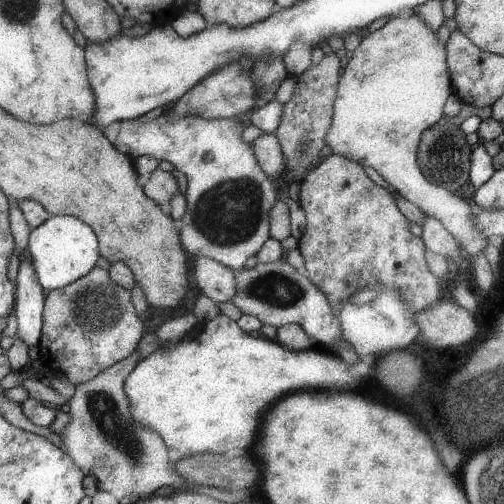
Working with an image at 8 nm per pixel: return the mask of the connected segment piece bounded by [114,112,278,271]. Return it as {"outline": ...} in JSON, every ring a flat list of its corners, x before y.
{"outline":[[165,112,152,122,142,124,136,119,121,121,120,132,114,144,128,146,130,155,134,158,142,154,150,154,159,161,168,160,186,176,186,212,182,216,183,227,180,238,184,248,197,257,210,258,235,271,242,269,246,260,256,254,263,244,271,238,271,210,278,200,276,186,268,178,267,173,259,164,255,149,248,142,242,140,242,132,246,124,238,122,235,117,221,119,200,118,199,116,186,116,186,118,172,118]]}

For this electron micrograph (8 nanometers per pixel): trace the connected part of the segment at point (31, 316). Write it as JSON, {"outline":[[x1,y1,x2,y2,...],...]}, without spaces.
{"outline":[[28,248,17,252,20,262,16,276,16,308,13,314,18,320,15,336,22,338,26,346,38,346,42,338,43,308,47,300,46,290,39,282,35,261]]}

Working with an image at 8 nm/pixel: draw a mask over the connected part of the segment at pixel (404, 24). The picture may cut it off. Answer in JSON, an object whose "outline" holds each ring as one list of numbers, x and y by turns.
{"outline":[[408,13,404,16,389,18,388,22,376,32,362,33,360,44,353,50,353,56,342,70,339,80,339,92,335,100,335,116,327,142,332,154,358,161,366,168,374,168,395,192,416,204,427,216,435,217,454,234,459,246,473,257,482,254,488,239,476,228,475,218,478,211,470,206,459,194,453,193,440,185,432,184,422,173,418,163,418,146,422,134,434,127,444,114,444,102,450,96,450,78,446,66,444,46,436,40,434,30,426,22]]}

